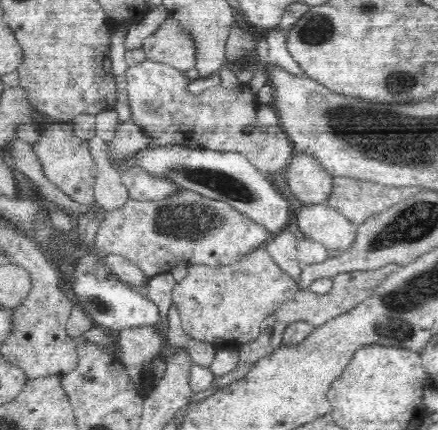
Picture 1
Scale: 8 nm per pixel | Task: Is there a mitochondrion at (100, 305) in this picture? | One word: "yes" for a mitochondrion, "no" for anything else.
yes

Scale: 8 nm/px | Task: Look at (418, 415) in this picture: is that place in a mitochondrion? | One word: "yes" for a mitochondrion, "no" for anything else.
no

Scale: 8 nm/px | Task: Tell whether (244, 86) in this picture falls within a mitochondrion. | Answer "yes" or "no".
no

